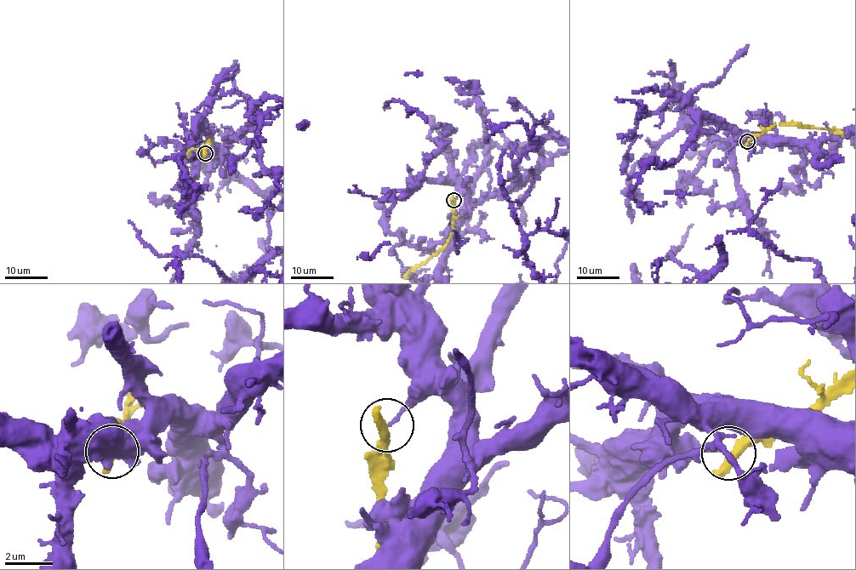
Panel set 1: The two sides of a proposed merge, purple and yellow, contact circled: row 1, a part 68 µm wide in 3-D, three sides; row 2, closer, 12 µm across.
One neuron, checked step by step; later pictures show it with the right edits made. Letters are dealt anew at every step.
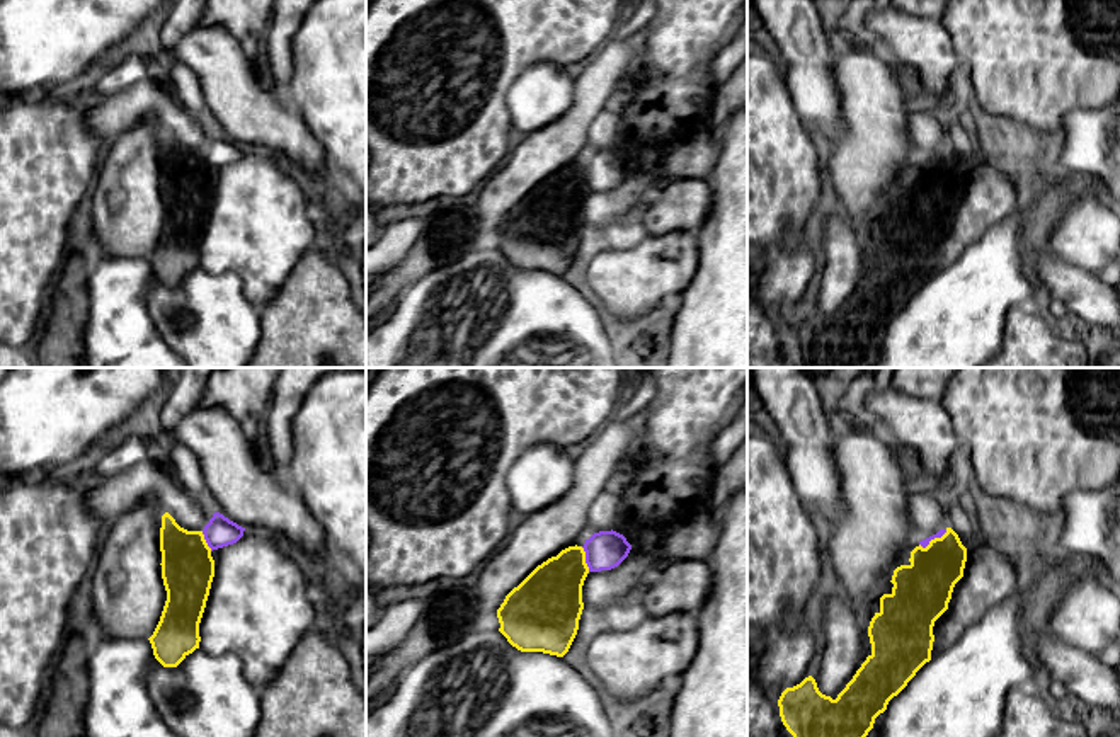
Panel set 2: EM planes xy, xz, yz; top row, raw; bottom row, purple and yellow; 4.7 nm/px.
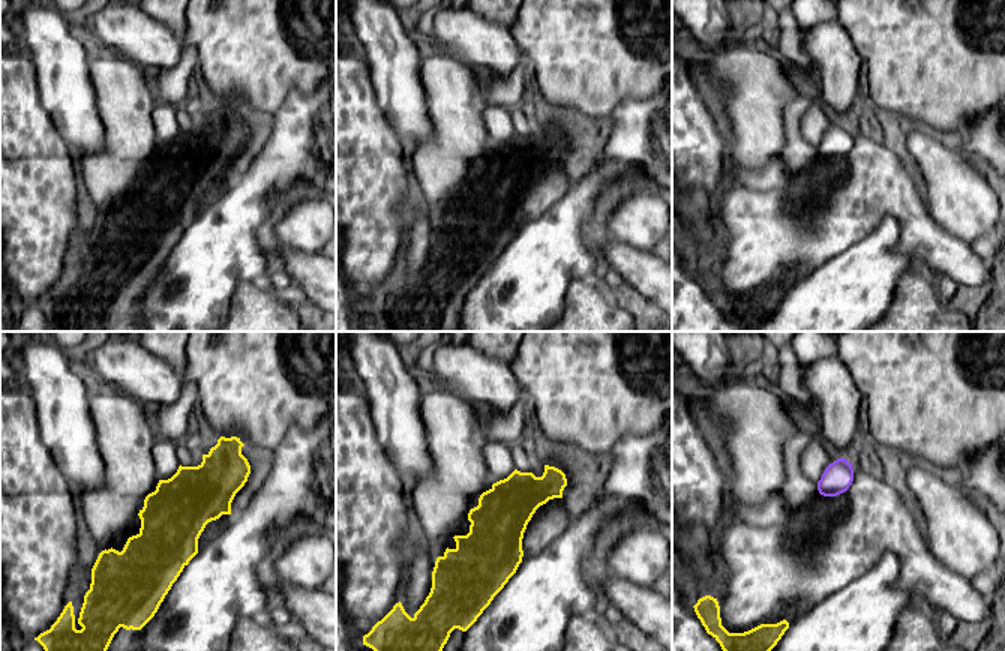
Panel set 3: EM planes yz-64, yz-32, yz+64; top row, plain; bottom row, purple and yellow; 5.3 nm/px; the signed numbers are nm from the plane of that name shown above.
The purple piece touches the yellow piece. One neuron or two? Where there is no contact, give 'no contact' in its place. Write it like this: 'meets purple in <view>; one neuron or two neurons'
meets purple in xz; two neurons

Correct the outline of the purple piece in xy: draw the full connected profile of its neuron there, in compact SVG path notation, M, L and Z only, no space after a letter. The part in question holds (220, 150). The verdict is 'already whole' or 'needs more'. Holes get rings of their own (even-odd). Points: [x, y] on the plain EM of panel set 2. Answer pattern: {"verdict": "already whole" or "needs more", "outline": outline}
{"verdict": "already whole", "outline": "M214 131L204 145L203 153L208 165L213 169L237 162L243 155L245 146L230 140L220 131Z"}

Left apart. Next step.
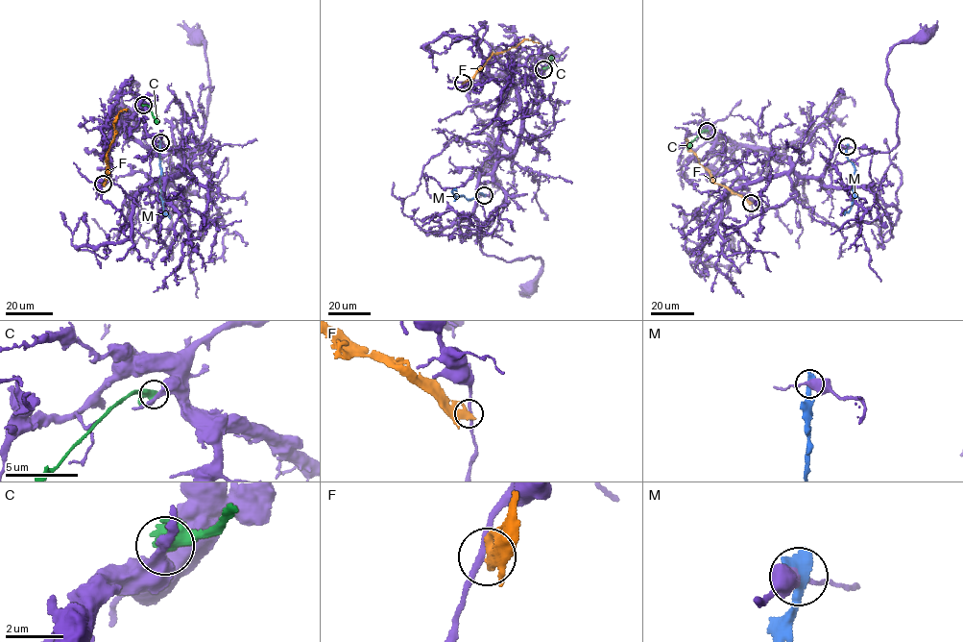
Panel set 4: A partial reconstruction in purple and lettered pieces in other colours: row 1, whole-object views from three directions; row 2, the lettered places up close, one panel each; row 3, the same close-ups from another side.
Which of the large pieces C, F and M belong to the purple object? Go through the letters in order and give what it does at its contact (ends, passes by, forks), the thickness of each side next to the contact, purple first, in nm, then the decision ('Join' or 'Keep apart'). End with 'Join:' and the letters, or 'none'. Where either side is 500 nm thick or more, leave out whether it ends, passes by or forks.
C: It passes by. Thickness 320 nm (purple) against 440 nm. Keep apart
F: It ends there. Thickness 200 nm (purple) against 460 nm. Keep apart
M: It ends there. Thickness 420 nm (purple) against 400 nm. Keep apart
Join: none

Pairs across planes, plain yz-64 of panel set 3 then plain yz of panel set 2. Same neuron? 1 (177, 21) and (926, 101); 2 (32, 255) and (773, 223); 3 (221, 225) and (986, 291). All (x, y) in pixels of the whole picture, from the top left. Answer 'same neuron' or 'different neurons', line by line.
1: same neuron
2: same neuron
3: same neuron

